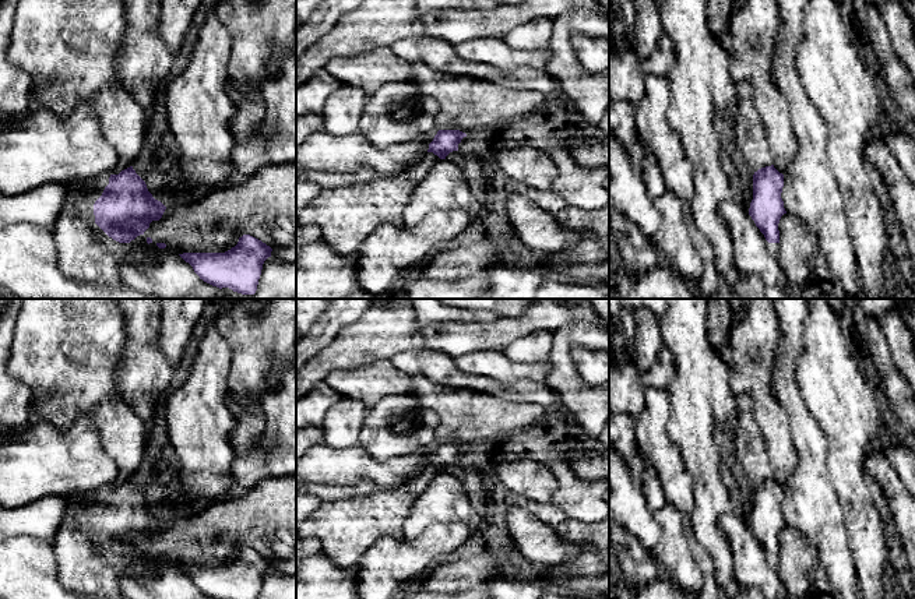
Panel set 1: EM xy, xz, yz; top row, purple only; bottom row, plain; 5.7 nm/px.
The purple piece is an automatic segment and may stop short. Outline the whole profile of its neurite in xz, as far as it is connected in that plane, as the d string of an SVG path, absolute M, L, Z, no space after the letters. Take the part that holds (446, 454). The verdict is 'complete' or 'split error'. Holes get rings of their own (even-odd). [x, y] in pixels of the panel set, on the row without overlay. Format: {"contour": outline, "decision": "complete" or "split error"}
{"contour": "M439 443L429 457L427 465L433 465L440 472L446 472L450 465L458 464L458 457L464 450L467 447L460 443Z", "decision": "complete"}

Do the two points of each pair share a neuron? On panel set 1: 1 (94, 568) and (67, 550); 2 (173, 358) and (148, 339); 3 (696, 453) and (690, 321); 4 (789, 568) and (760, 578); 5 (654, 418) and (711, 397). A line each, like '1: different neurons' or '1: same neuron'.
1: same neuron
2: different neurons
3: same neuron
4: different neurons
5: different neurons

